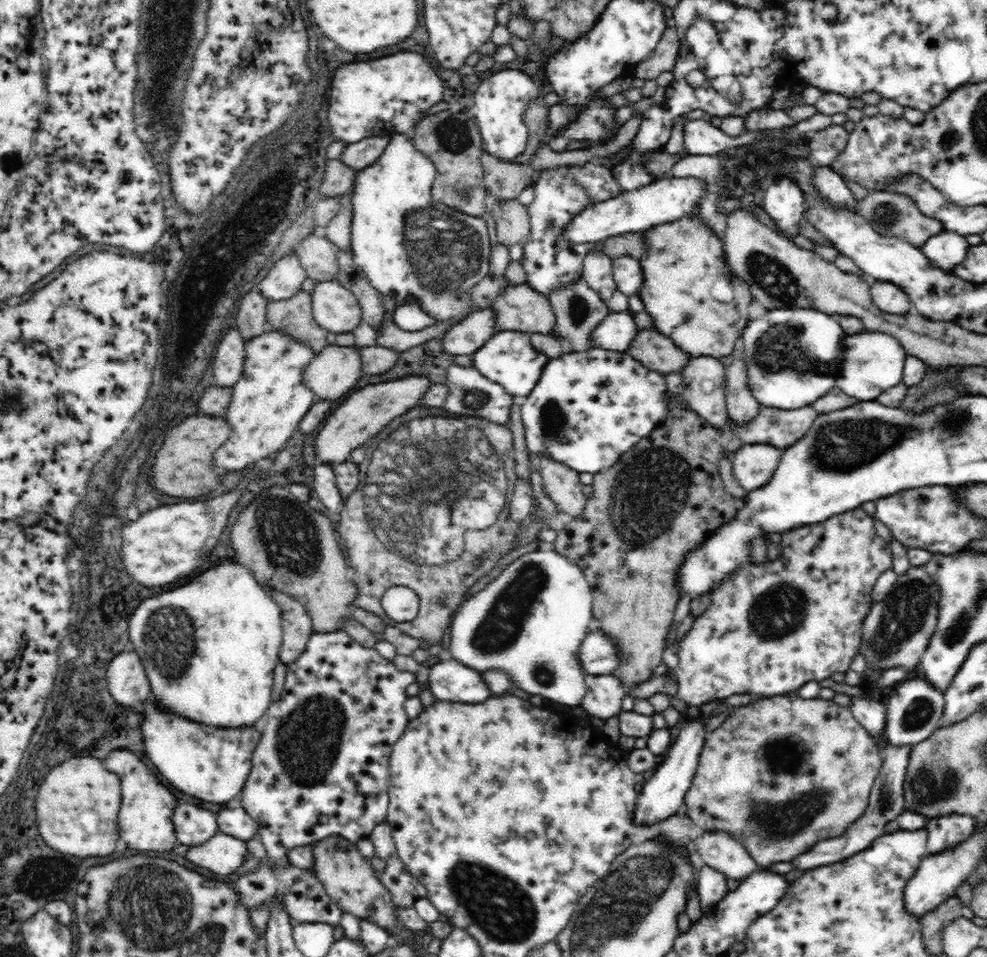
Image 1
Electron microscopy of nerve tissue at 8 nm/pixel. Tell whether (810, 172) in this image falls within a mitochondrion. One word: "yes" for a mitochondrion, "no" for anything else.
no

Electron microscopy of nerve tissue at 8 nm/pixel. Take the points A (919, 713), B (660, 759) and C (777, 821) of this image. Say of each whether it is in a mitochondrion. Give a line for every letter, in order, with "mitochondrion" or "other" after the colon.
A: mitochondrion
B: other
C: mitochondrion

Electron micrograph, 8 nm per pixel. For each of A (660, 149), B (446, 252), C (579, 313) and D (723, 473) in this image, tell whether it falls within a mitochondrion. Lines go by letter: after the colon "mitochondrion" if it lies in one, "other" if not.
A: other
B: mitochondrion
C: mitochondrion
D: other

